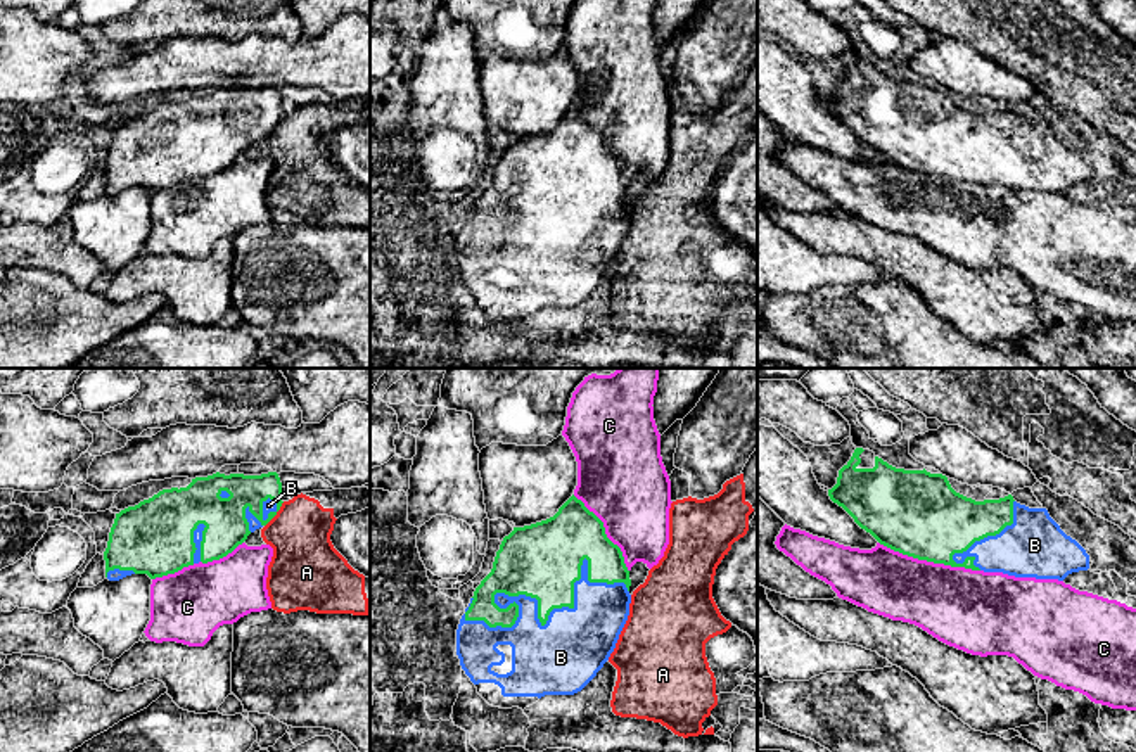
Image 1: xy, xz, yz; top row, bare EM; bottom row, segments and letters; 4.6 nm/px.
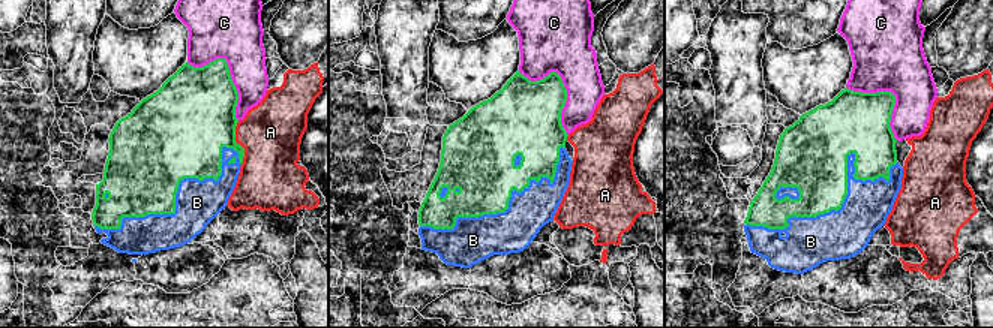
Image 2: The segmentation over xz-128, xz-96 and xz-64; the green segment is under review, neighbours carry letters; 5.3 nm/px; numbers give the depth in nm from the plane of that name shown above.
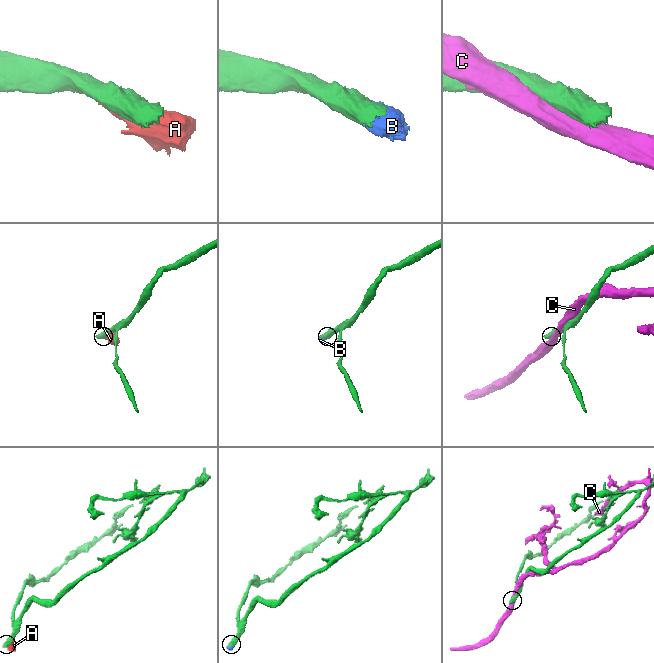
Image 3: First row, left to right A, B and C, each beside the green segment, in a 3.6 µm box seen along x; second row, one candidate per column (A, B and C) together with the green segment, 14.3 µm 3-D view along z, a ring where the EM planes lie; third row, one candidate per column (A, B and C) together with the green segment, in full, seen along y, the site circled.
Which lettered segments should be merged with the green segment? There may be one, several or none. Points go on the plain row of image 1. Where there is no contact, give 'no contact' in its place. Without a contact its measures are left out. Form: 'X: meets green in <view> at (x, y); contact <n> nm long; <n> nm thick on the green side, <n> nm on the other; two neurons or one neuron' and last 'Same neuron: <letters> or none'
A: meets green in xy at (275, 127); contact 150 nm long; 200 nm thick on the green side, 300 nm on the other; two neurons
B: meets green in xz at (538, 227); contact 750 nm long; 360 nm thick on the green side, 340 nm on the other; one neuron
C: meets green in yz at (929, 173); contact 500 nm long; 400 nm thick on the green side, 360 nm on the other; two neurons
Same neuron: B

